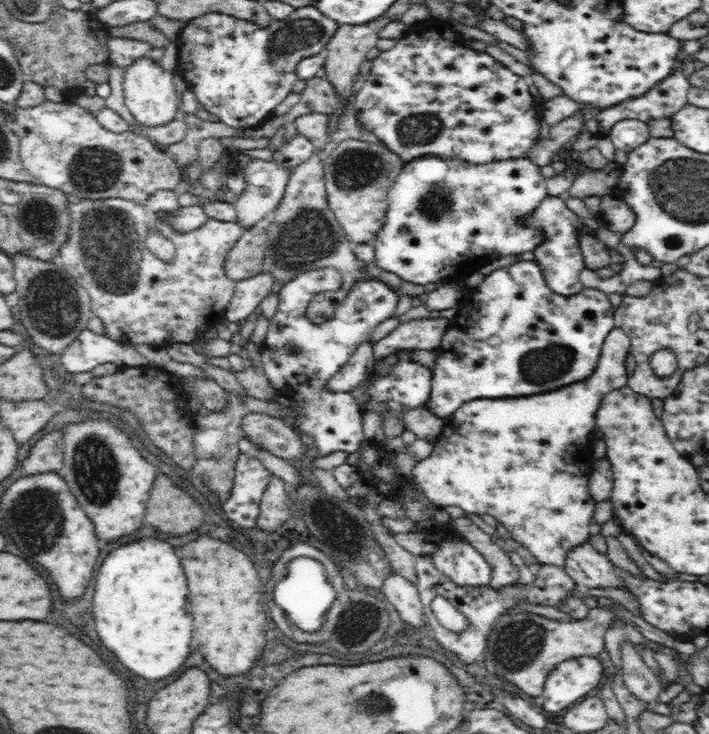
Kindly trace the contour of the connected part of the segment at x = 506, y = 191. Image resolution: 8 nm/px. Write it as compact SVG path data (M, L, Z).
M432 155L413 158L411 161L405 163L392 186L388 188L388 211L386 212L384 226L380 228L380 232L376 234L376 238L371 243L374 247L374 261L376 262L376 266L388 270L388 272L394 272L402 280L404 279L406 282L413 282L414 284L422 284L424 286L425 284L430 284L430 282L441 280L440 270L444 266L450 266L450 262L474 262L476 258L498 260L502 256L510 255L518 255L520 257L529 256L536 246L544 242L544 233L540 233L540 229L536 229L532 225L524 225L522 218L526 218L526 216L534 213L546 196L548 196L547 180L540 173L540 167L526 157L494 161L487 165L477 165L461 161L460 159L445 159Z

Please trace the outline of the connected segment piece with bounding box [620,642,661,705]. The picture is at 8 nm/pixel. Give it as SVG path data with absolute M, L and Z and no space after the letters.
M625 642L620 652L623 681L628 690L646 705L656 701L661 692L660 681L644 663L639 647Z

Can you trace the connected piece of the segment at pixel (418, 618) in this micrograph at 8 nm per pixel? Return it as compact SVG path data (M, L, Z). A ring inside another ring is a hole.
M392 572L388 578L384 579L380 592L398 611L402 620L410 622L412 626L422 624L425 614L416 585L400 573Z

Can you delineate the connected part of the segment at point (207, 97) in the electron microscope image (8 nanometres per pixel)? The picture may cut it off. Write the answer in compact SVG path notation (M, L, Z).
M314 6L295 9L282 20L273 20L267 27L222 13L206 13L190 19L178 38L177 68L187 86L194 91L199 106L214 114L220 122L233 129L246 129L267 123L271 112L292 92L298 80L297 65L309 56L317 55L337 31L339 23L324 16Z

